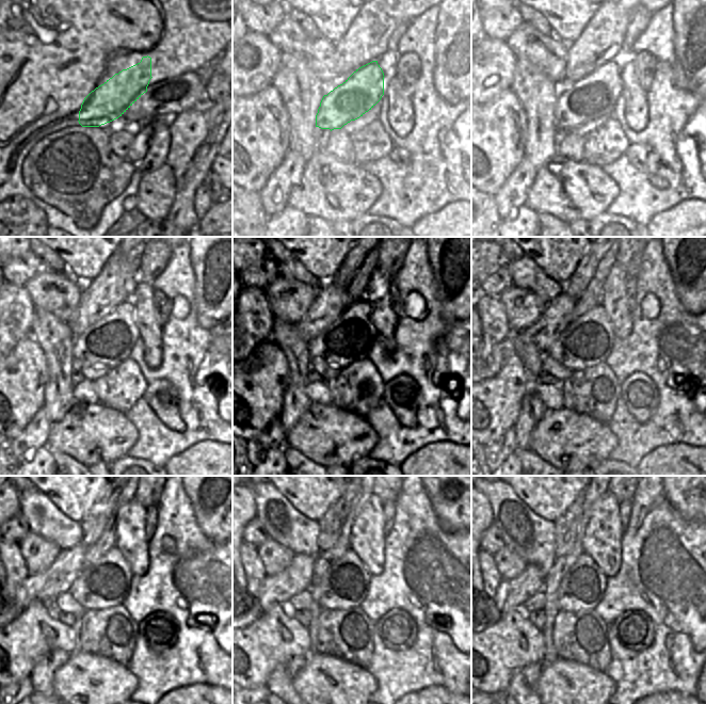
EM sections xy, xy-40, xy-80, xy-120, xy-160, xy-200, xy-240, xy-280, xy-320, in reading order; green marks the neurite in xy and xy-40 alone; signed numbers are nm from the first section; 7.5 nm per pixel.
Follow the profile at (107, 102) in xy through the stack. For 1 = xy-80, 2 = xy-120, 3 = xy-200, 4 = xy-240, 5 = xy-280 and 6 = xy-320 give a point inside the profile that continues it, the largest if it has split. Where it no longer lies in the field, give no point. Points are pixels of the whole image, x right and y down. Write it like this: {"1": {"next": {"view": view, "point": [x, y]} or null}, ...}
{"1": {"next": {"view": "xy-80", "point": [593, 96]}}, "2": {"next": {"view": "xy-120", "point": [109, 341]}}, "3": {"next": {"view": "xy-200", "point": [588, 340]}}, "4": {"next": {"view": "xy-240", "point": [106, 584]}}, "5": {"next": {"view": "xy-280", "point": [345, 586]}}, "6": {"next": {"view": "xy-320", "point": [583, 585]}}}

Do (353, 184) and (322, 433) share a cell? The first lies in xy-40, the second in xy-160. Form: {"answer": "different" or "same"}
{"answer": "same"}

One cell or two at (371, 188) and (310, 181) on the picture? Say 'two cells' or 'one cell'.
one cell

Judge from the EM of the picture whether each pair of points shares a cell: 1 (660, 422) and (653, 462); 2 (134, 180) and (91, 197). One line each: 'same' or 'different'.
1: different
2: same

